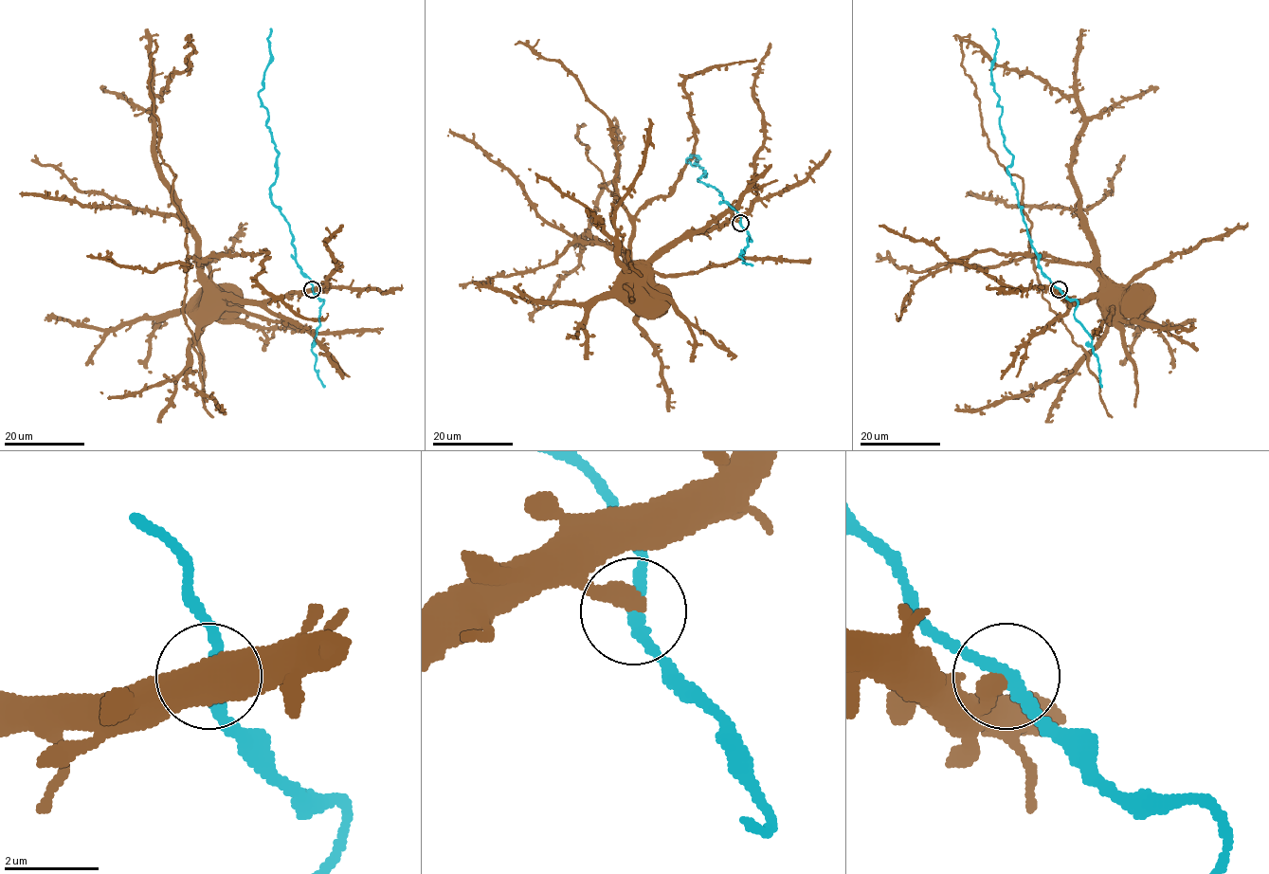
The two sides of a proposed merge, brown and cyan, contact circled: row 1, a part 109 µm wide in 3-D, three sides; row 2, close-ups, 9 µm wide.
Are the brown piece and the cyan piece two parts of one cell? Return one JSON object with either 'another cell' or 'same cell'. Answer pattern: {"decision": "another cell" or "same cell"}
{"decision": "same cell"}

